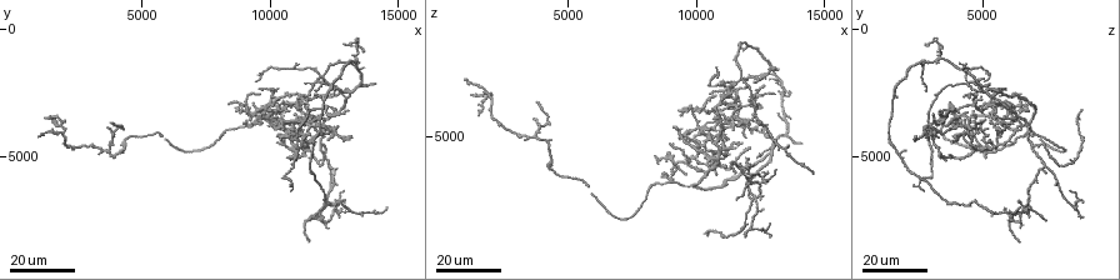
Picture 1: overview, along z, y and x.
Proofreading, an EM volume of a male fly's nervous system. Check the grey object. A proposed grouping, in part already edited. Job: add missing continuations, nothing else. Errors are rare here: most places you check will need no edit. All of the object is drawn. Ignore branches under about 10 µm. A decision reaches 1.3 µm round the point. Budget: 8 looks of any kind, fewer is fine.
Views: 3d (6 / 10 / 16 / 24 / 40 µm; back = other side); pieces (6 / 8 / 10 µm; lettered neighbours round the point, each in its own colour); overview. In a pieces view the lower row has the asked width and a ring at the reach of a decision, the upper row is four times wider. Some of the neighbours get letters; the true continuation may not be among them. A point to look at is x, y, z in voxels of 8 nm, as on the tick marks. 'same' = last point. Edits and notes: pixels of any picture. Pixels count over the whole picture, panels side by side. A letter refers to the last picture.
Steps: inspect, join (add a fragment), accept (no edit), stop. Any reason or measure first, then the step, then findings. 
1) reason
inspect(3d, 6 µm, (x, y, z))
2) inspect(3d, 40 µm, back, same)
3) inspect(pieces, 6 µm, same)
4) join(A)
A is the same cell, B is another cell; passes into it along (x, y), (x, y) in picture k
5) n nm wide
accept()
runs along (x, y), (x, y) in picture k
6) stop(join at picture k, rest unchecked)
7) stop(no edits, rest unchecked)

branch stops here
inspect(3d, 16 µm, (11200, 3000, 3800))

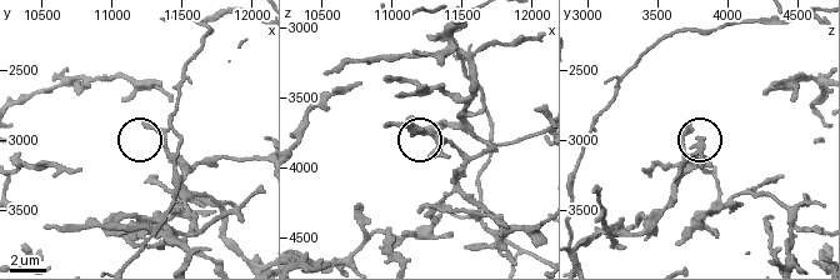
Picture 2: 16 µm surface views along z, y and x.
inspect(pieces, 10 µm, (11240, 2880, 3720))

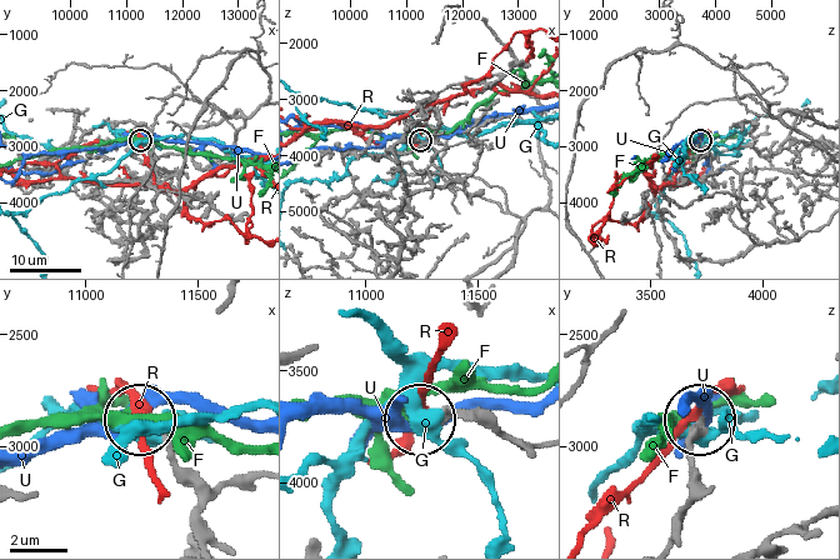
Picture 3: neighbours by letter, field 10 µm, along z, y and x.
240 nm wide
accept()
F, G, R and U are other cells; runs along (669, 538), (688, 494), (688, 459), (703, 425) in picture 3; no lettered fragment goes on from it

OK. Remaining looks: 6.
free end
inspect(3d, 16 µm, (12200, 3600, 5500))

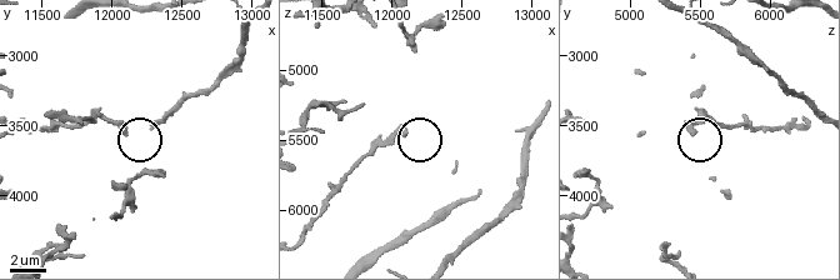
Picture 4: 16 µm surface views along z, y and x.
closer look
inspect(3d, 6 µm, (12100, 3540, 5460))

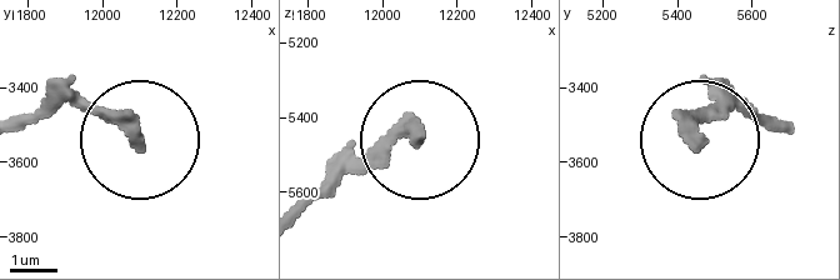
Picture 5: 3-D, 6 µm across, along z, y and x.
inspect(pieces, 6 µm, (12090, 3540, 5450))

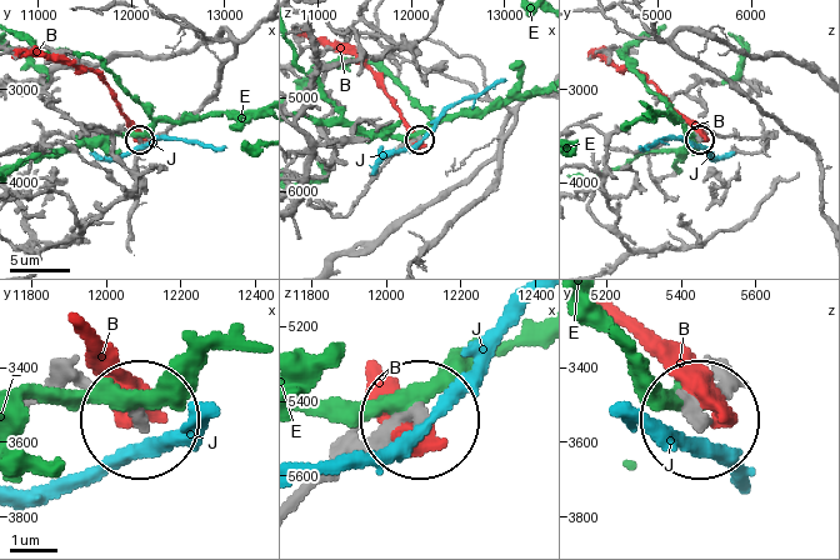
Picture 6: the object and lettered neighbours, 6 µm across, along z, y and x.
accept()
B, E and J are other cells; no lettered fragment goes on from it

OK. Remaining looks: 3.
an open end
inspect(3d, 16 µm, (9200, 3300, 4600))

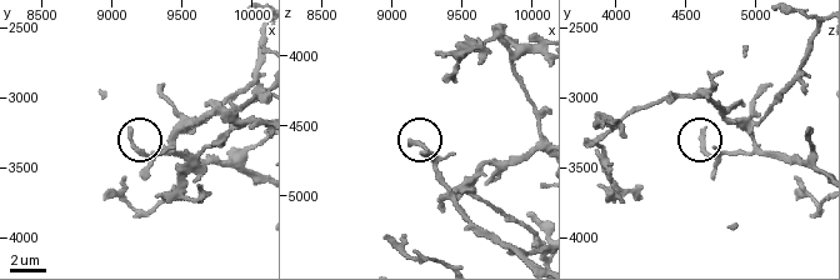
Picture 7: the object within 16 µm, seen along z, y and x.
inspect(pieces, 8 µm, (9120, 3240, 4640))

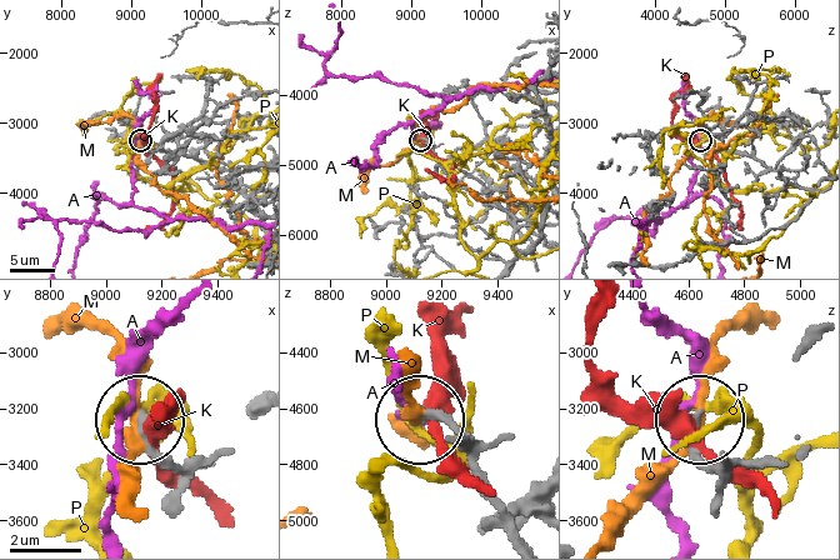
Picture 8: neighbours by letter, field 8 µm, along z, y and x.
230 nm wide
accept()
A, K, M and P are other cells; runs along (750, 466), (705, 458), (696, 424) in picture 8; no lettered fragment goes on from it

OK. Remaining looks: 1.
stop(no edits, rest unchecked)

